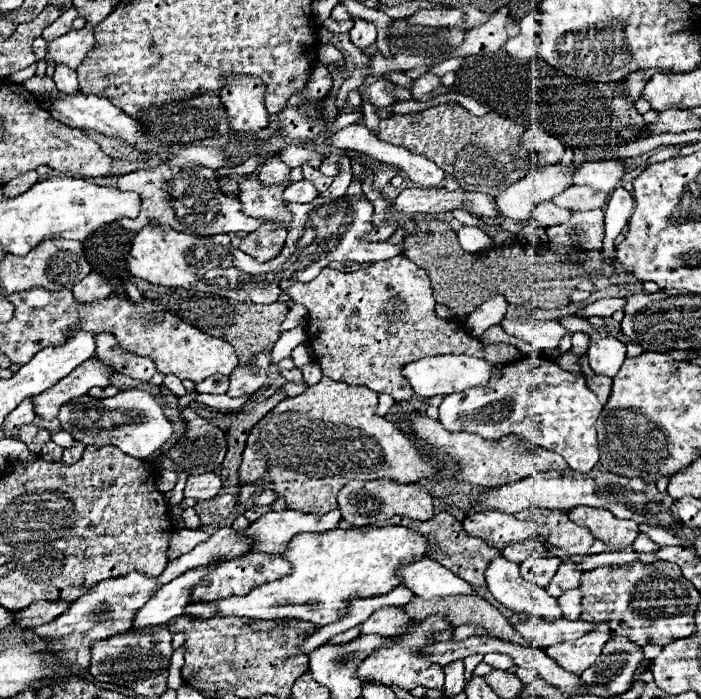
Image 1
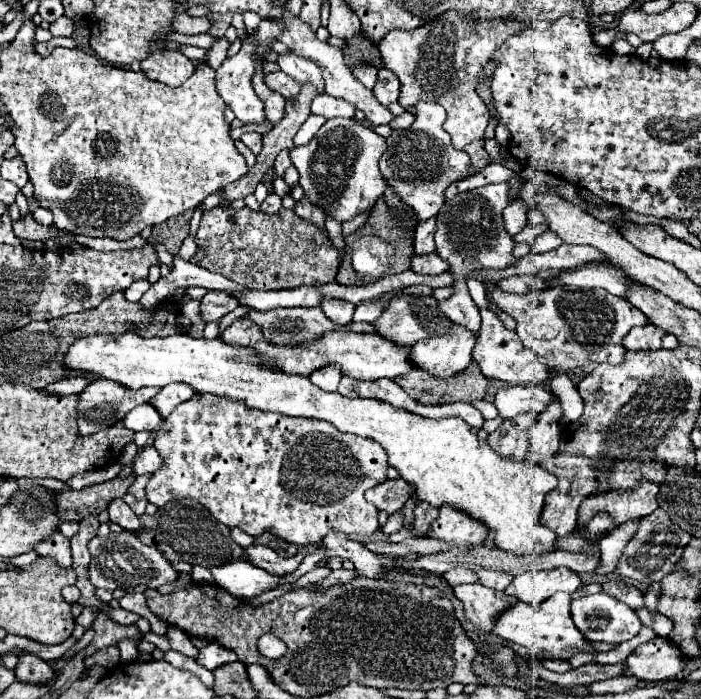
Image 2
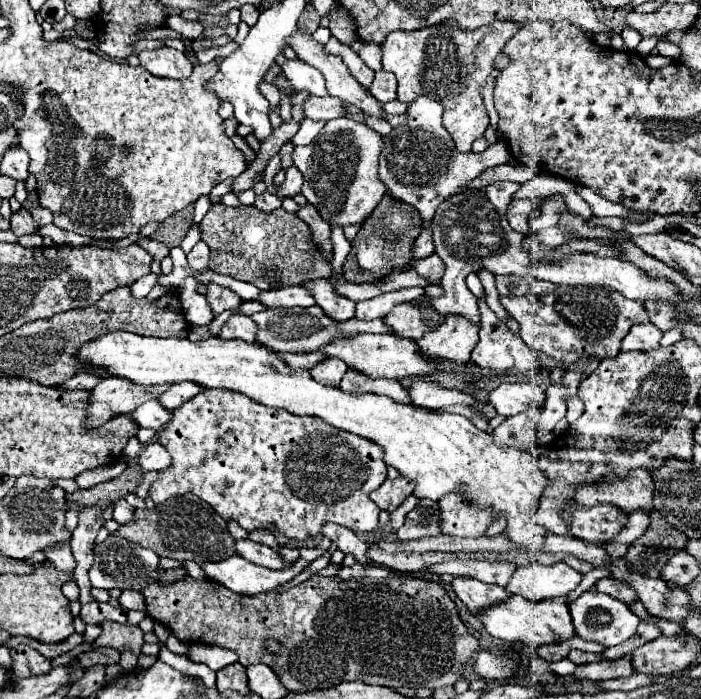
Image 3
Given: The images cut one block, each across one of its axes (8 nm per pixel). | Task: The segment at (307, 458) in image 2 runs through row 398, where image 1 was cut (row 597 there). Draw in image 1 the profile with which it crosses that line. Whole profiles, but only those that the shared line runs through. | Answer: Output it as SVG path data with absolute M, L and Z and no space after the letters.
M246 554L242 558L218 564L208 576L204 576L190 592L190 602L210 602L210 600L220 600L220 598L230 598L230 596L246 596L246 592L250 592L252 588L266 584L266 582L274 582L280 580L284 576L288 576L292 572L292 564L288 560L284 560L284 556L280 554Z

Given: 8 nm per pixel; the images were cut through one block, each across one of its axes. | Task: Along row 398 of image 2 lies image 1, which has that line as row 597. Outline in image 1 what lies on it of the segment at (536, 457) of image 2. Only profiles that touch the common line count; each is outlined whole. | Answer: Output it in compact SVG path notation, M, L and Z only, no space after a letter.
M566 560L566 562L560 564L554 580L546 586L546 592L554 598L560 598L562 592L566 592L570 588L578 588L580 576L582 576L582 572L576 570L576 564L572 560Z

